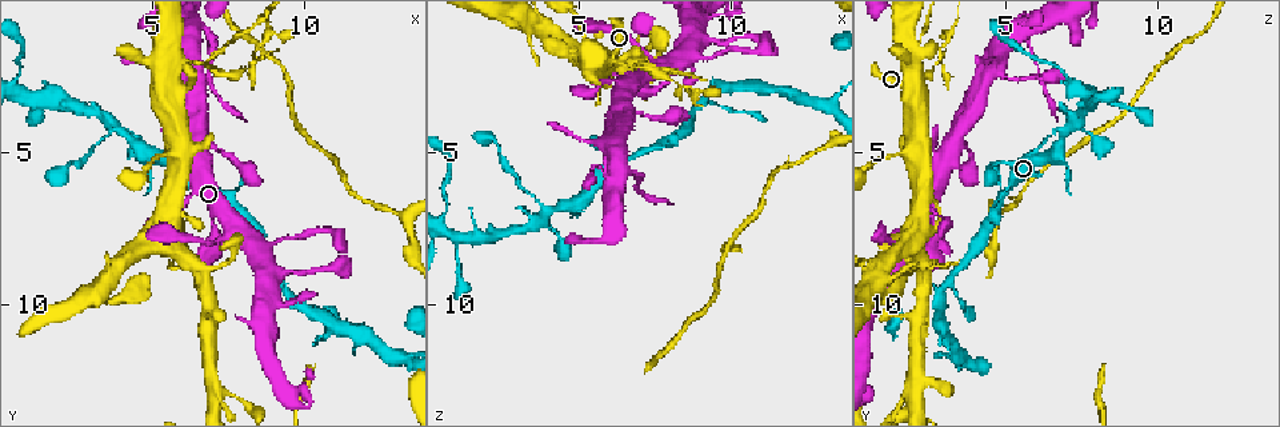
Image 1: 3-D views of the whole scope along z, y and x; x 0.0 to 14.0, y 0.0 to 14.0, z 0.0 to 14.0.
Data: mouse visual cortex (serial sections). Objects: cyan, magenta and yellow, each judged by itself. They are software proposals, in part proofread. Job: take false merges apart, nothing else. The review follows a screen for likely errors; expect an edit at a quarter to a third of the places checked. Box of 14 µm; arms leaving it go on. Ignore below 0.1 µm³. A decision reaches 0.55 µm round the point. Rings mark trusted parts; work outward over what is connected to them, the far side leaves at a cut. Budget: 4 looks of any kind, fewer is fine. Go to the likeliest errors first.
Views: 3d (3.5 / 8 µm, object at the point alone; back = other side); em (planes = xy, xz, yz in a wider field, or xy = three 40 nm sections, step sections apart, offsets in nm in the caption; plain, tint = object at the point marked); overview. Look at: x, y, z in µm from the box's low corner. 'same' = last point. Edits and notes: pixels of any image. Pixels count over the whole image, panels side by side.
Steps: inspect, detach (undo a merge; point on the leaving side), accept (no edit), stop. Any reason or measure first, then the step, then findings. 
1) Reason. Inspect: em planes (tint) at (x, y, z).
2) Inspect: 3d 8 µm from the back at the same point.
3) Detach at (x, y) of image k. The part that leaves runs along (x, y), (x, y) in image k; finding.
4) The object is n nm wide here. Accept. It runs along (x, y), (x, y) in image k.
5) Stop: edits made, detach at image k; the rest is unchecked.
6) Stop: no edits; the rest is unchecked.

Inspect: 3d 8 µm at (6.7, 2.1, 2.1).

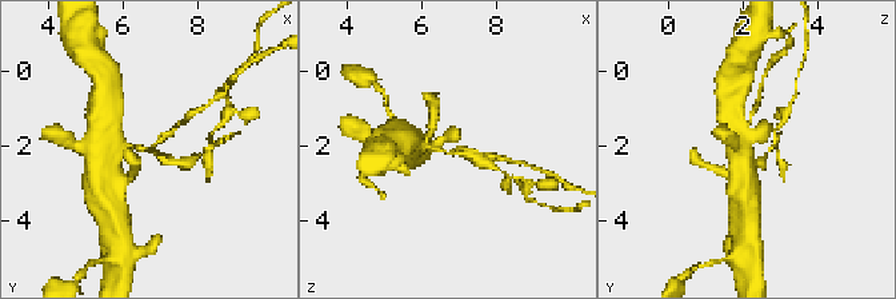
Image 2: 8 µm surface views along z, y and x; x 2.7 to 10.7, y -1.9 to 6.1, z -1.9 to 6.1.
Inspect: 3d 3.5 µm at (6.6, 2.1, 2.1).

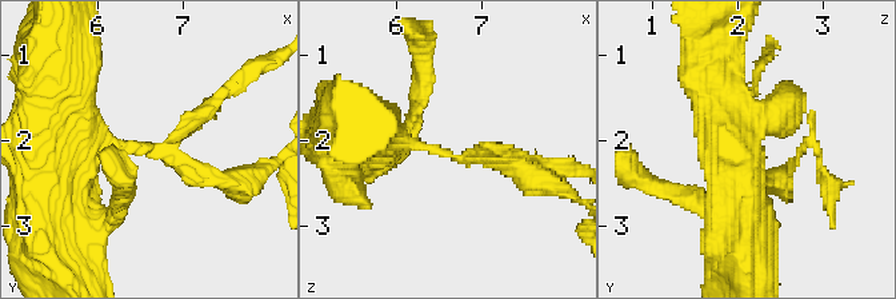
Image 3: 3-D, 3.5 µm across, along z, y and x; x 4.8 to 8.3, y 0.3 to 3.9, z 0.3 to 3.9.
The arms are 150, 200, 400 nm wide. Detach at (184, 122) of image 3. The part that leaves runs along (150, 148), (207, 180), (264, 168) in image 3; a second cell is stuck on.

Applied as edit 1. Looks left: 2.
Three arms meet. Inspect: 3d 8 µm at (6.6, 1.0, 5.7).

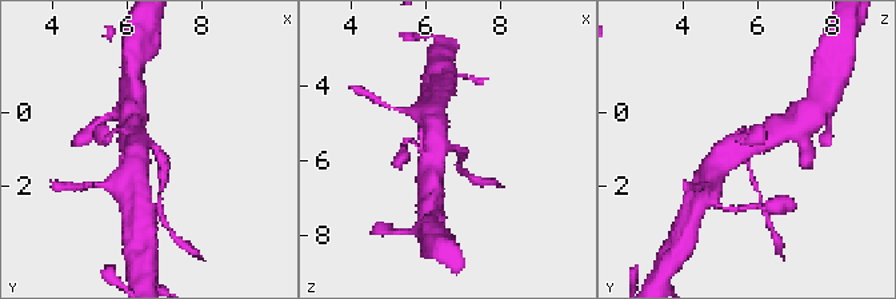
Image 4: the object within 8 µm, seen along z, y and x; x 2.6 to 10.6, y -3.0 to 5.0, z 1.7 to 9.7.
Shape alone is not enough. Inspect: em xy step 3 (tint) at (6.6, 0.8, 5.6).

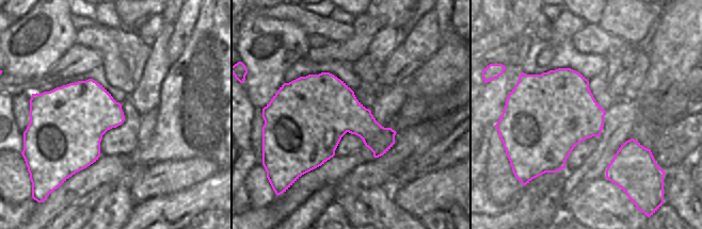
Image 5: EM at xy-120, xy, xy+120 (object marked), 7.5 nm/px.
Detach at (163, 172) of image 4. The part that leaves runs along (156, 150), (166, 164), (158, 200) in image 4; two cells meet here.

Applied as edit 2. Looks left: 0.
Stop: edits made, detach at image 3, detach at image 4; the rest is unchecked.

